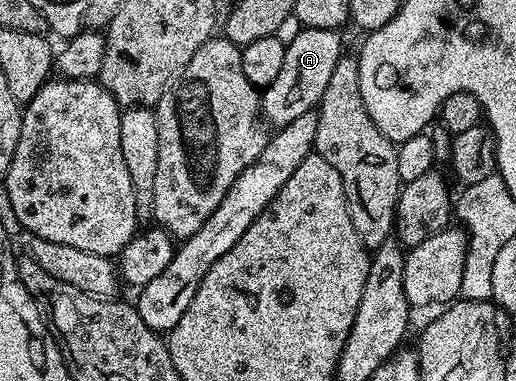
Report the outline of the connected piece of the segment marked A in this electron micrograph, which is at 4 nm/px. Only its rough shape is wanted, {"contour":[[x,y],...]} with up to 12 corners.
{"contour":[[302,27],[260,92],[280,129],[316,108],[343,57],[331,29]]}

